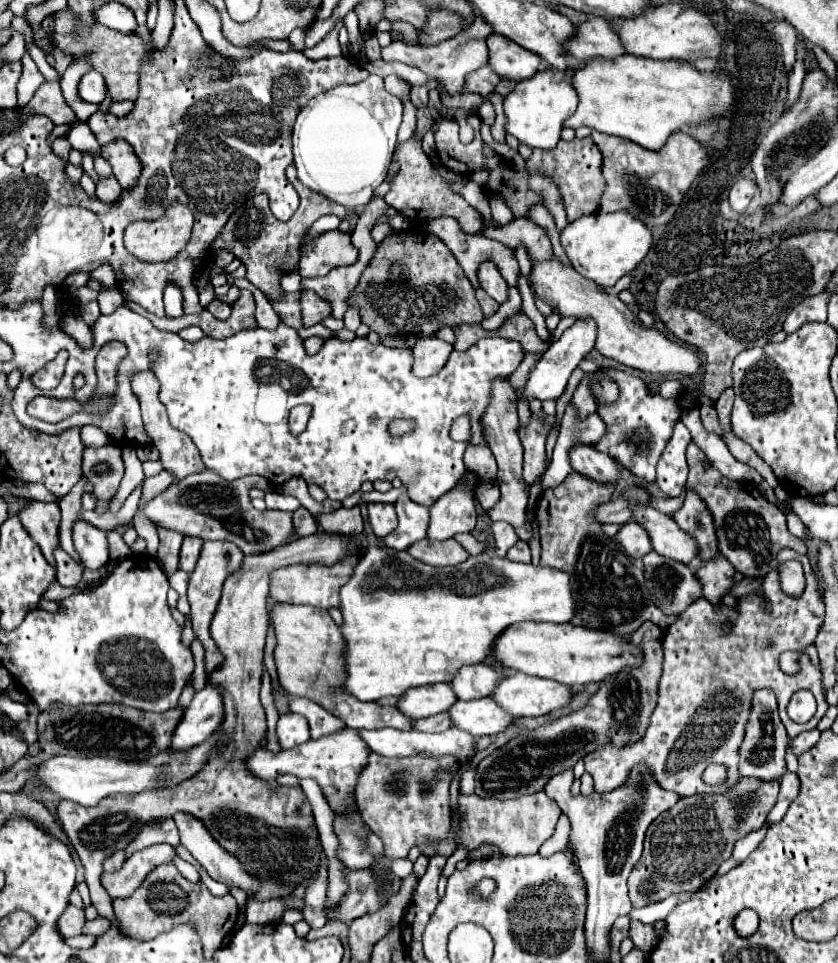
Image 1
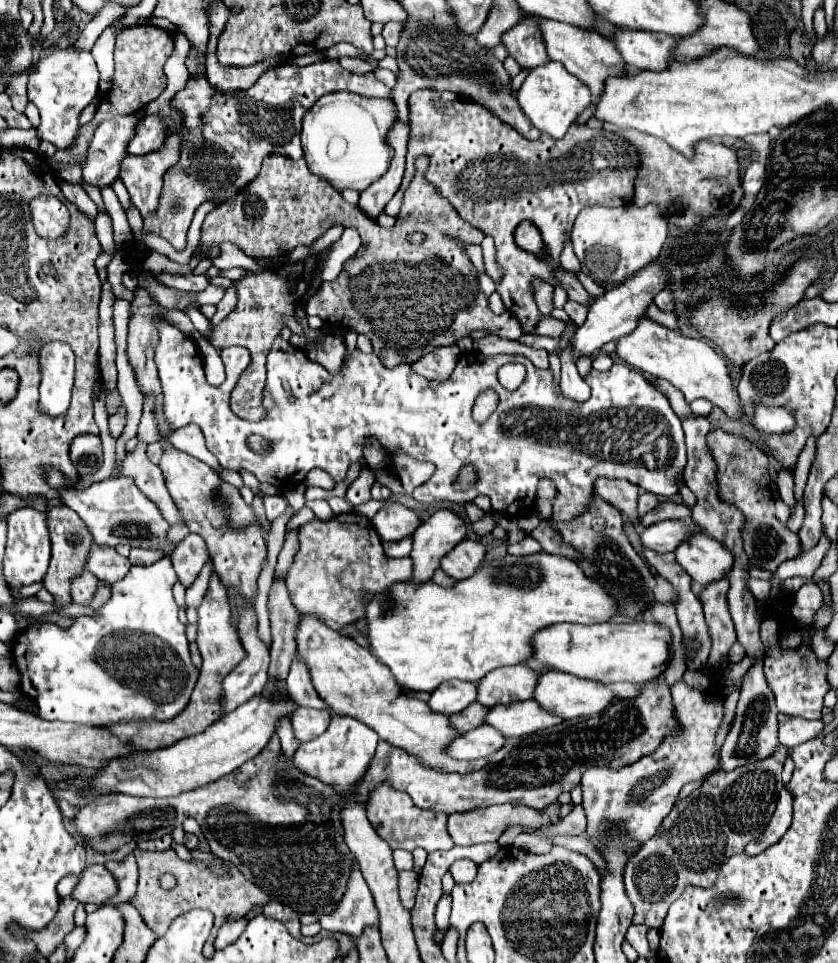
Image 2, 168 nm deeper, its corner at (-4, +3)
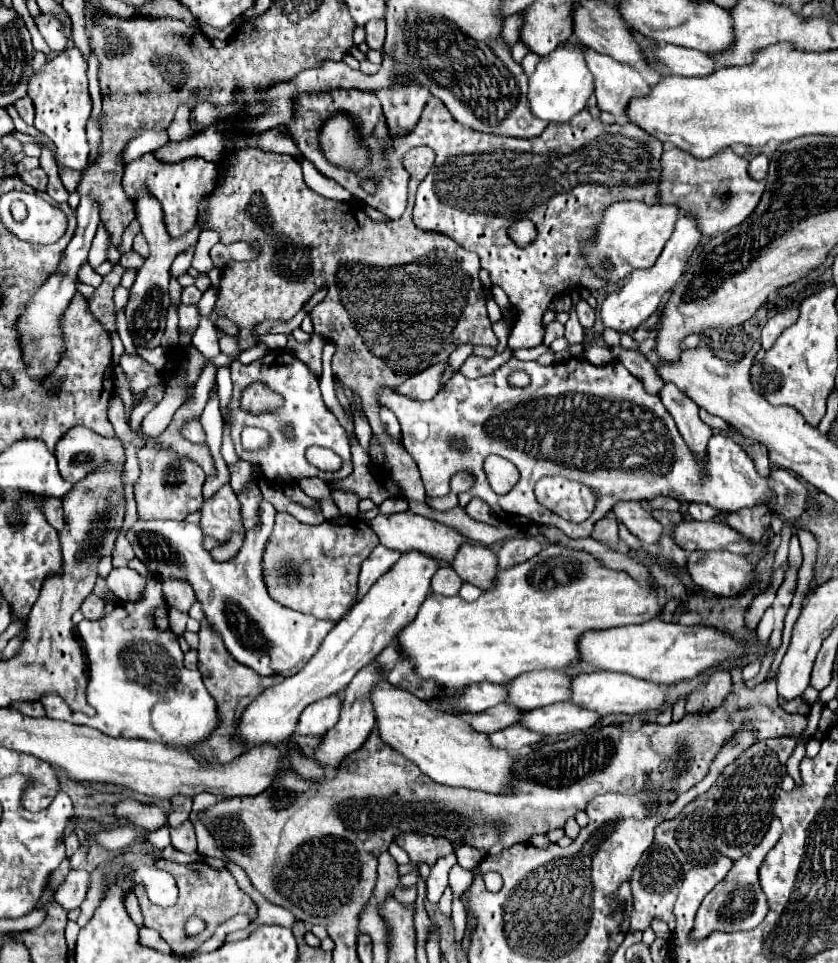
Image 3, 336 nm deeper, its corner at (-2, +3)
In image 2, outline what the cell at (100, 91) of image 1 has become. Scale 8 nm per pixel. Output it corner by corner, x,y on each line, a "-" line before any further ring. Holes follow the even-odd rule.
75,46
57,48
45,58
41,58
29,74
29,100
39,108
41,124
37,128
37,138
47,140
57,150
67,150
75,142
79,130
79,116
83,108
99,92
99,72
91,52
79,50

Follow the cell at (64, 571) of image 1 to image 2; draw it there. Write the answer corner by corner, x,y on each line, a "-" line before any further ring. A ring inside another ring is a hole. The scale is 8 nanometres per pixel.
83,572
71,582
71,592
73,592
73,602
79,606
89,606
95,592
97,592
97,578
91,572

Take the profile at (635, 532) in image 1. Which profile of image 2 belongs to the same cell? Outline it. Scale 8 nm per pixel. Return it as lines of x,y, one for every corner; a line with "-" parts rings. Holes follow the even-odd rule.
663,520
643,528
641,544
655,552
673,552
681,542
685,542
685,538
691,538
695,532
699,532
697,526
689,526
681,520

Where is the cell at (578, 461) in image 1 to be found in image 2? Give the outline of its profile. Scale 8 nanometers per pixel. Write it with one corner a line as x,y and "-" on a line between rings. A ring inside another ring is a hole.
599,478
595,484
597,496
601,496
611,506
619,508
623,516
629,518
631,524
639,524
639,512
637,512
637,498
639,488
627,480
607,480

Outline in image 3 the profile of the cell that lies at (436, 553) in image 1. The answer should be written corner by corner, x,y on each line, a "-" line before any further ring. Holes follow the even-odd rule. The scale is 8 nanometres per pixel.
465,542
451,560
451,568
463,582
489,590
497,574
497,556
481,544

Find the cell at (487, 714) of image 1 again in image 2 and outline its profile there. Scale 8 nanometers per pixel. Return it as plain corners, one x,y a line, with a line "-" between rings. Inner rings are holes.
535,700
493,706
487,714
487,724
495,726
507,738
537,734
561,722
563,718
557,714
547,714
547,710
543,710

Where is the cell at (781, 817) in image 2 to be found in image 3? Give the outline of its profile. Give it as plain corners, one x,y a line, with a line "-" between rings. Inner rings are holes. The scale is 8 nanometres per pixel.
775,816
765,838
743,858
735,860
733,868
729,870
729,874
725,876
725,880
721,884
717,884
701,902
699,910
697,910
697,918
695,918
695,928
693,928
693,938
705,938
707,934
711,934
713,930
721,930
721,932
735,932
735,930
751,930
755,926
761,924
761,920
767,914
767,902
765,896
761,894
761,886
757,882
757,870
763,862
763,858
767,856
767,852
777,844
777,840
781,838
781,820

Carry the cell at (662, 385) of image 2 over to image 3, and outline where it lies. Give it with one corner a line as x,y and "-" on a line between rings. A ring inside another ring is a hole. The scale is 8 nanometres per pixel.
621,346
611,348
611,352
613,352
615,360
621,360
621,364
627,366
631,370
631,374
641,380
641,384
645,384
647,392
651,392
651,394
659,394
661,392
665,382
661,382
657,378
657,372
653,370
653,364
643,354
639,354
637,350
635,352
633,350
625,350

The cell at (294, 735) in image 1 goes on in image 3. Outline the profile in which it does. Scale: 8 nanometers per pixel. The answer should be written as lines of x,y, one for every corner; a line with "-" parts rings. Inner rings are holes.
339,696
309,704
299,718
297,734
323,736
325,732
329,732
335,726
335,722
339,718
339,710
341,710
341,698

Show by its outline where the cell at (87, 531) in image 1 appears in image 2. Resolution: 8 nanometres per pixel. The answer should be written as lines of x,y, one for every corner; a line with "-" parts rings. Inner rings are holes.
93,544
89,560
87,560
87,568
99,580
113,584
119,578
127,576
127,570
131,570
131,562
125,556
119,556
115,548
101,548

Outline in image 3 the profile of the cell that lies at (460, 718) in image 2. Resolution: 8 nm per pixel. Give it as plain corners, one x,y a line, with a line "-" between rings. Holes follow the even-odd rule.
497,704
485,712
471,716
471,726
481,734
491,734
495,730
501,730
505,726
511,726
517,722
519,710
513,710
509,704

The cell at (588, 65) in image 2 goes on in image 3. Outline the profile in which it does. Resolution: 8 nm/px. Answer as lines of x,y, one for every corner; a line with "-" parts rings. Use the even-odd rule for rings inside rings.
581,44
581,50
587,68
595,78
595,96
601,110
611,112
613,116
625,116
625,106
629,98
649,92
649,84
635,68
617,62
611,56
599,54
589,46

